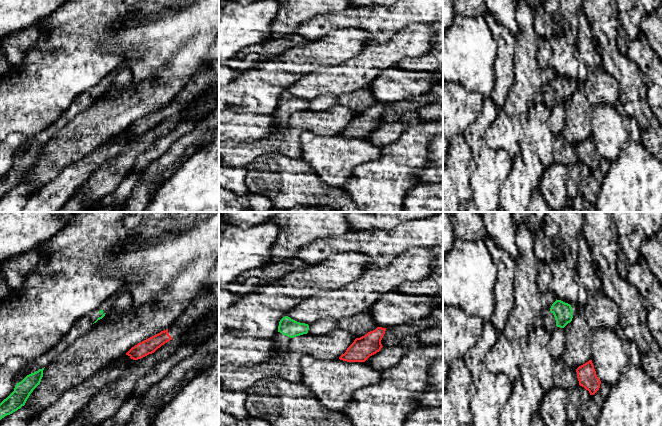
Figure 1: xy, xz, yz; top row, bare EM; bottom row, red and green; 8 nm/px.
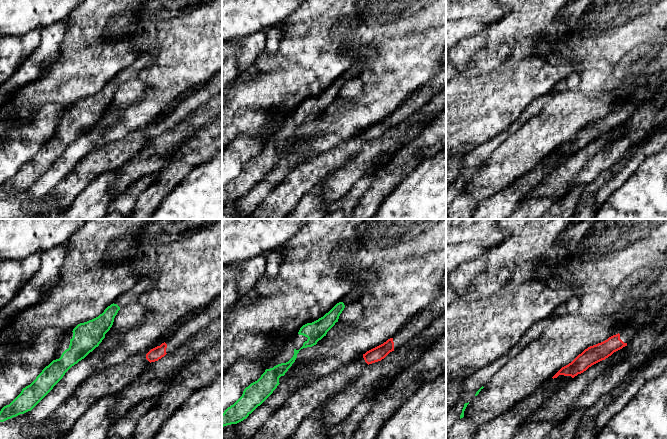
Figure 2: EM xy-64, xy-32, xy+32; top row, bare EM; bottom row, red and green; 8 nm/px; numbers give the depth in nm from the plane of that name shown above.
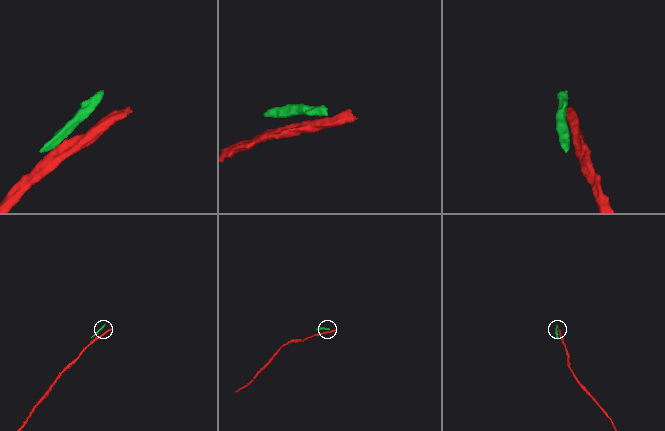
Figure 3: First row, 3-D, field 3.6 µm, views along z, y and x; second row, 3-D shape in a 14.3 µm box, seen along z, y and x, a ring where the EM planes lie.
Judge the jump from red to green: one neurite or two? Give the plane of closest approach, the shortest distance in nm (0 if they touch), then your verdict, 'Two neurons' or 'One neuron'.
Closest in xz. Distance 320 nm. Two neurons

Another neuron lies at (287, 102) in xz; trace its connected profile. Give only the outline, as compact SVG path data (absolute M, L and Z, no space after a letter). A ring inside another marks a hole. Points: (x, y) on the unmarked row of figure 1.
M288 92L283 93L278 102L278 108L290 114L307 110L308 106L308 100L297 98Z

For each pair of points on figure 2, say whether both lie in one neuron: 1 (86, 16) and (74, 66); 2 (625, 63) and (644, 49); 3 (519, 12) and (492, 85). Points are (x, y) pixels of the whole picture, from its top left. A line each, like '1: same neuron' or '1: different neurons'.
1: same neuron
2: same neuron
3: same neuron

